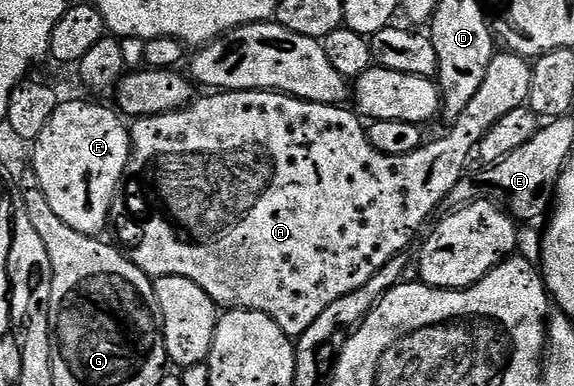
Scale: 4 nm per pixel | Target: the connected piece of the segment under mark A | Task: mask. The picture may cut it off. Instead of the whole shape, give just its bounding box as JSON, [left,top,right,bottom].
[111,51,532,337]

